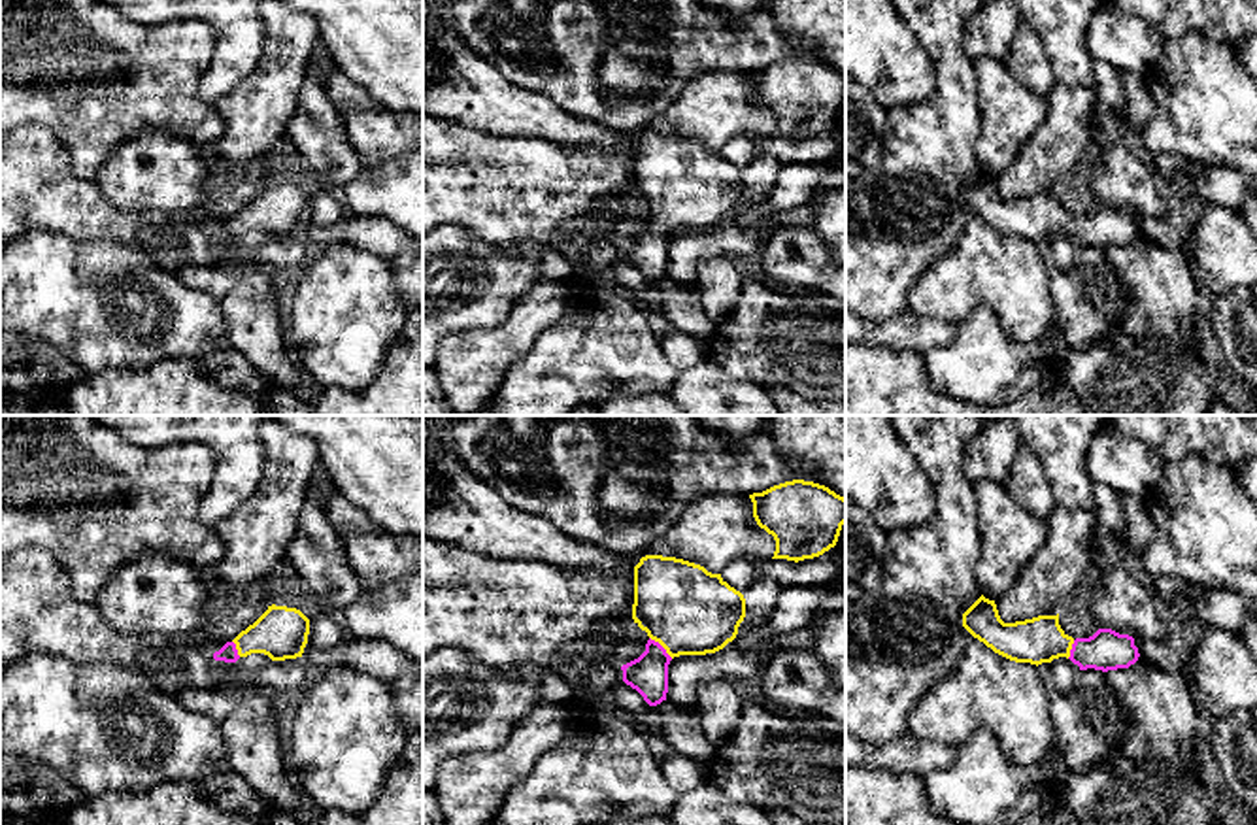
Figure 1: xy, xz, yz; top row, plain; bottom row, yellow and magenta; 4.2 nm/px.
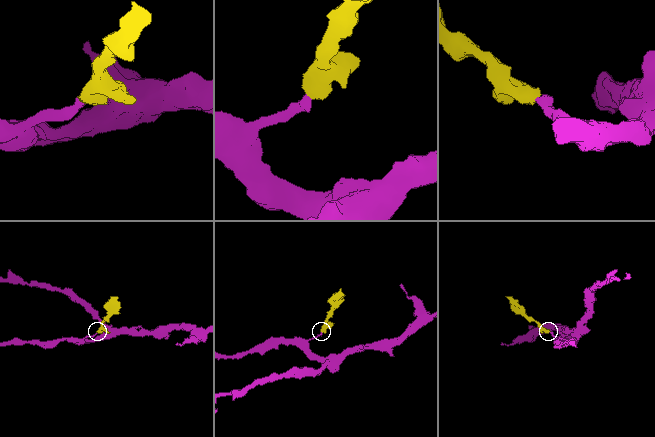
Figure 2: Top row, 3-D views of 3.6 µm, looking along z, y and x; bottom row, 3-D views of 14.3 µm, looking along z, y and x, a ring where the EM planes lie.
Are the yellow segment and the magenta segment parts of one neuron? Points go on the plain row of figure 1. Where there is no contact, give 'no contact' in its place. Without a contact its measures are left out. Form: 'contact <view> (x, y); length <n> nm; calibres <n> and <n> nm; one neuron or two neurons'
contact xz (661, 221); length 140 nm; calibres 380 and 170 nm; one neuron

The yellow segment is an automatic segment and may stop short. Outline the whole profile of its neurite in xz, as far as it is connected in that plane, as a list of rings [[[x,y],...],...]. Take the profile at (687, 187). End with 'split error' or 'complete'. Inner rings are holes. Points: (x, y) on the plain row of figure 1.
[[[642,134],[634,143],[632,196],[649,217],[638,236],[621,244],[623,259],[649,283],[661,281],[670,238],[723,227],[744,194],[744,172],[721,151],[676,134]]]; split error

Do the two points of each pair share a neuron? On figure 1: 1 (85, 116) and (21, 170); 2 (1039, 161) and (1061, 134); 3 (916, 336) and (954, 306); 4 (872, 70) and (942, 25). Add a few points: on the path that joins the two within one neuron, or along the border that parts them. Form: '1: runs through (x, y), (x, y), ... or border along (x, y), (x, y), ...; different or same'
1: border along (19, 123), (44, 123), (83, 174); different
2: runs through (1044, 155), (1059, 140); same
3: border along (908, 310), (955, 325); different
4: border along (903, 19), (933, 63), (935, 82); different

